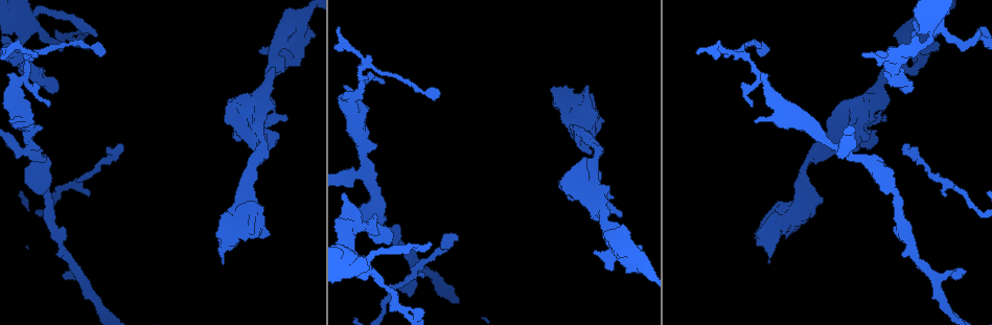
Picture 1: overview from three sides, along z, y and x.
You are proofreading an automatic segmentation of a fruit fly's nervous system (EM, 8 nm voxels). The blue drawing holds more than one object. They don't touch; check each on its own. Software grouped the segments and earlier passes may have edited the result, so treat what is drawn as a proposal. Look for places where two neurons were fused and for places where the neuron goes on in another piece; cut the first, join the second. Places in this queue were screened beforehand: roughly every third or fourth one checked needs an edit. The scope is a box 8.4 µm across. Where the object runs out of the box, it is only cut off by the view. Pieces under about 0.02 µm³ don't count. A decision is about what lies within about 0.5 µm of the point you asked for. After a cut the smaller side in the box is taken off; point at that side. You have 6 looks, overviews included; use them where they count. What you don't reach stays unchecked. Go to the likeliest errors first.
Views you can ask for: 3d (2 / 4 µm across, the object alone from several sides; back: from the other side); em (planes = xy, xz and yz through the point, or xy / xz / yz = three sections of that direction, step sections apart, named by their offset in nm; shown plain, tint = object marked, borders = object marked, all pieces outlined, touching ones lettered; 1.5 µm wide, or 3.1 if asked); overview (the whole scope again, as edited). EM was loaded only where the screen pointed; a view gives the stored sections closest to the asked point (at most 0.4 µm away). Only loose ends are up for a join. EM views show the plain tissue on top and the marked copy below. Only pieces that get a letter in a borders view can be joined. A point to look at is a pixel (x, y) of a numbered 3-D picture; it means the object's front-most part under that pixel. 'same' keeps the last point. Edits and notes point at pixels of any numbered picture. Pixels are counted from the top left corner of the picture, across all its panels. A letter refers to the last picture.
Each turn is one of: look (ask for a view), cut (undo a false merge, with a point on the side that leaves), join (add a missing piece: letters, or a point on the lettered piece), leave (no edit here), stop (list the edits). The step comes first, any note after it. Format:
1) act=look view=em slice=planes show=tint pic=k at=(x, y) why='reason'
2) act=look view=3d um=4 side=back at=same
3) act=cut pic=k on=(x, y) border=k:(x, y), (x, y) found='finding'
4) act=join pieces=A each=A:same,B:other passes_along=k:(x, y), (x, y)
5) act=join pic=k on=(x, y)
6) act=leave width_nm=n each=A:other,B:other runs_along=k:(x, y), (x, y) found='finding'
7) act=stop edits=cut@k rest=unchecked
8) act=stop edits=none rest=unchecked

act=look view=em slice=planes show=tint pic=1 at=(873, 143) why='an open end'

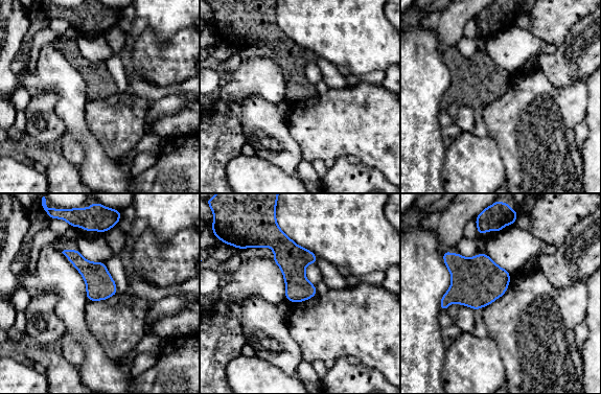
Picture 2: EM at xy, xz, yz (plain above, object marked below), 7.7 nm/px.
act=look view=em slice=planes show=borders at=same why='what lies round it'

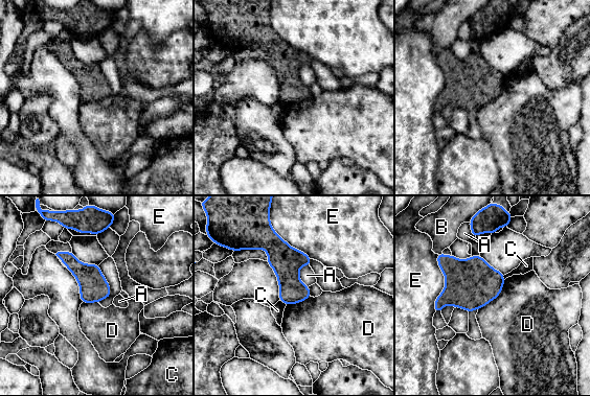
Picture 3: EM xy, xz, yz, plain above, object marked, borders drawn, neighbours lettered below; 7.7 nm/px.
act=leave width_nm=200 each=A:other,B:other,C:other,D:other,E:other runs_along=3:(262, 235), (305, 296) found='no lettered piece goes on from it'

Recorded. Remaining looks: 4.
act=look view=em slice=planes show=borders pic=1 at=(589, 89) why='stops while still wide'

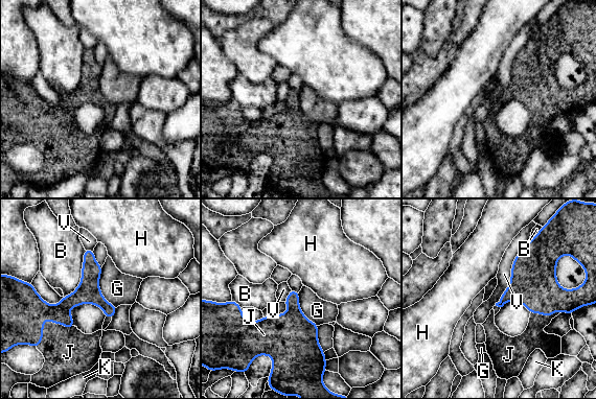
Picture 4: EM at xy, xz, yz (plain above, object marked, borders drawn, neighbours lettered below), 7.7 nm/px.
act=join pieces=J longest_contact=V:600nm each=B:other,G:other,H:other,J:same,K:other,V:other found='the neuron continues'

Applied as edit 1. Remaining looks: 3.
act=look view=3d um=4 pic=1 at=(285, 37) why='abrupt turn'

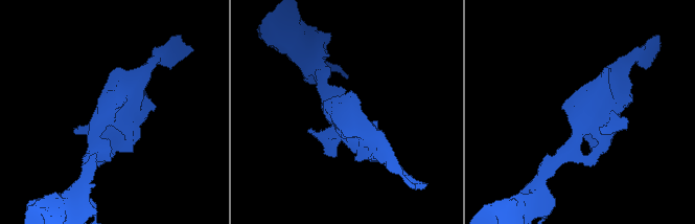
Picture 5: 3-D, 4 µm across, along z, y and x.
act=look view=em slice=planes show=tint pic=5 at=(588, 109)

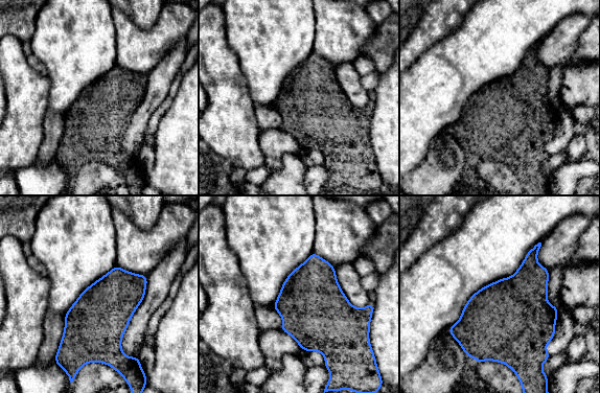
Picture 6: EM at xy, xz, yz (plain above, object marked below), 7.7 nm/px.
act=look view=em slice=planes show=borders at=same why='what lies round it'

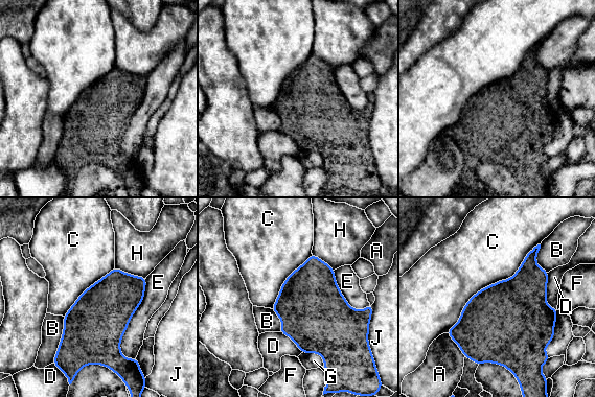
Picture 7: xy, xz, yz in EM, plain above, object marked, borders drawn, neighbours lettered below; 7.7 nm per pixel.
act=leave each=A:other,B:other,C:other,D:other,E:other,F:other,G:other,H:other,J:other found='continuous, no second neuron'

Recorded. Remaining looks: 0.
act=stop edits=join@4 rest=unchecked

